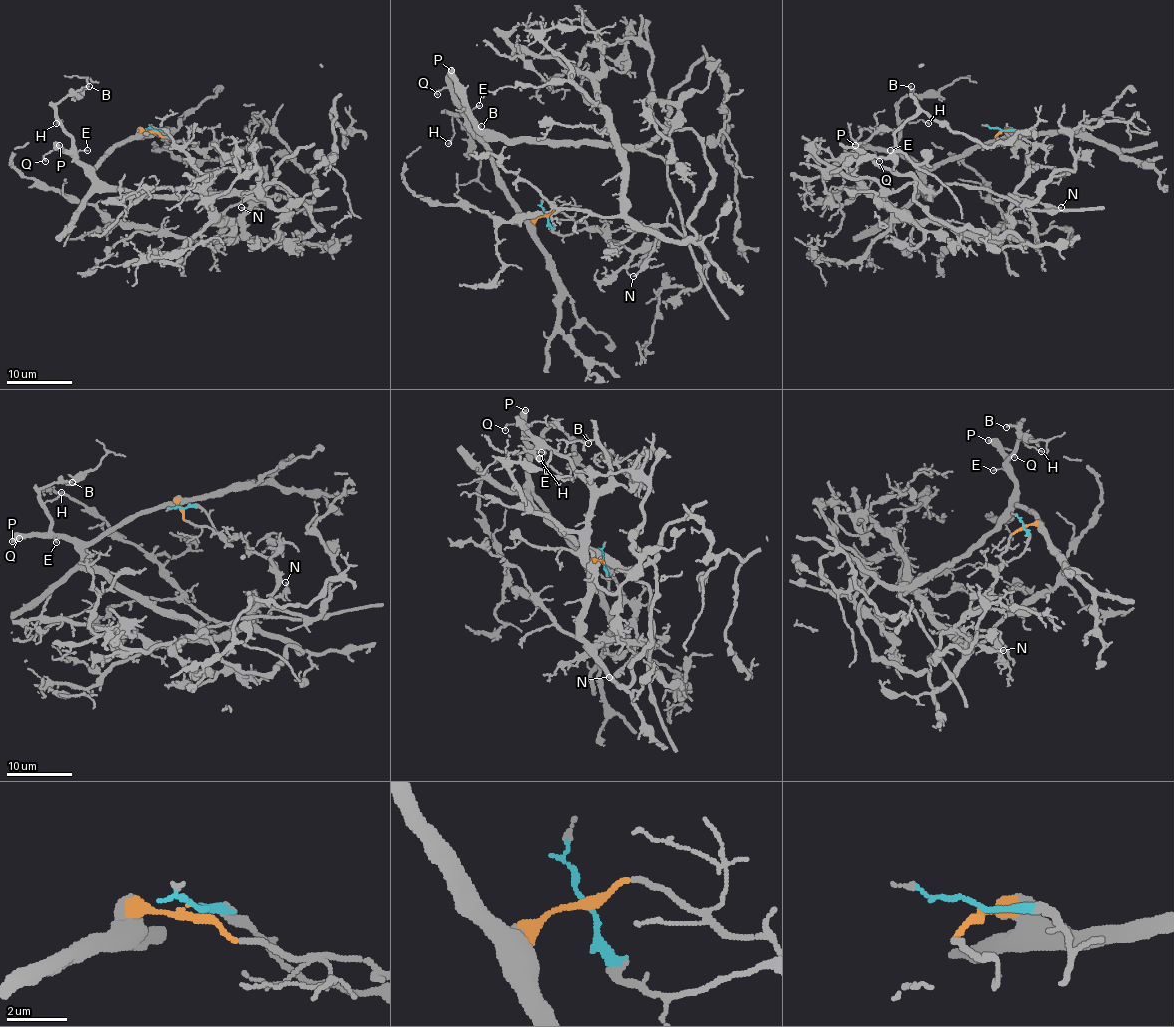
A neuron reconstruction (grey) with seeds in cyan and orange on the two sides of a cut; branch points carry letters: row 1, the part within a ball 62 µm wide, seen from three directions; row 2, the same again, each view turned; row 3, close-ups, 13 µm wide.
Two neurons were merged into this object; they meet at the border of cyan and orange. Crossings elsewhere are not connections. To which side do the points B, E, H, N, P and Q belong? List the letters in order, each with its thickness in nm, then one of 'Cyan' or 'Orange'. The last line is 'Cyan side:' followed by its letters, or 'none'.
B: Thickness 100 nm. Orange
E: Thickness 90 nm. Orange
H: Thickness 120 nm. Orange
N: Thickness 160 nm. Cyan
P: Thickness 400 nm. Orange
Q: Thickness 90 nm. Orange
Cyan side: N

